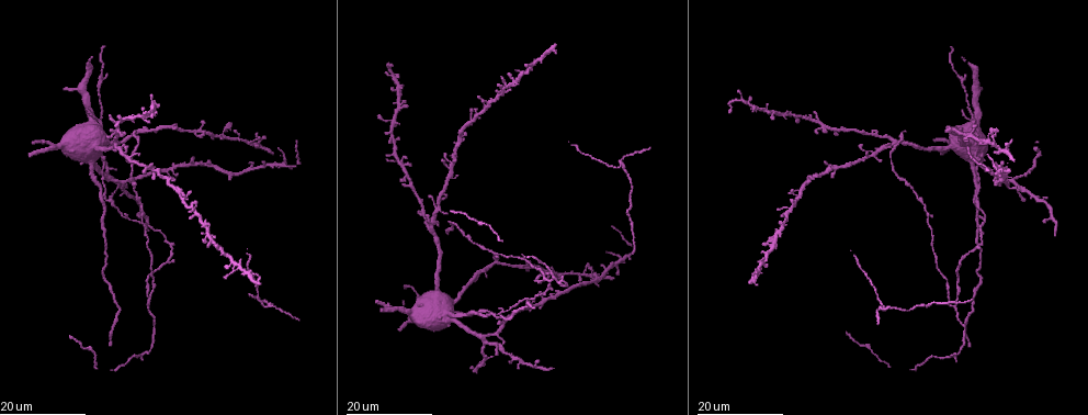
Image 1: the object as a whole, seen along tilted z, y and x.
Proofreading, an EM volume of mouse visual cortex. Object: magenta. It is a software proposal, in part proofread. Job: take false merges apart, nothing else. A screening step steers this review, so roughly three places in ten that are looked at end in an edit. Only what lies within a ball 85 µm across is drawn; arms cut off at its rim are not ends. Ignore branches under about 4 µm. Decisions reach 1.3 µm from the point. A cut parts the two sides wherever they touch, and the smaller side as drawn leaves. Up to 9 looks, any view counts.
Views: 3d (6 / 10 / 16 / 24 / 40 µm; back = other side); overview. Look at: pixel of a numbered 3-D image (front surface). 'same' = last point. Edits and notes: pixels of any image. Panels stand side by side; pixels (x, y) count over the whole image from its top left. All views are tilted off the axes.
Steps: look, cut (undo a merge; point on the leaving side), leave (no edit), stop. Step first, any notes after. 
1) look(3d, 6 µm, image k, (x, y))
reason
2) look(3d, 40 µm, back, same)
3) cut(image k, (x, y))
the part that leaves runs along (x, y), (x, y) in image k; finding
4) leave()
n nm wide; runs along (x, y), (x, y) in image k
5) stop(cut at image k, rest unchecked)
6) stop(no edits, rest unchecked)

look(3d, 24 µm, image 1, (963, 83))
thick turns thin

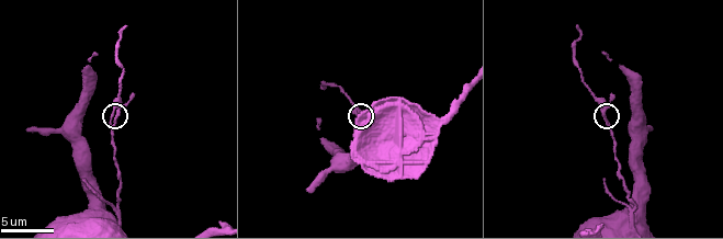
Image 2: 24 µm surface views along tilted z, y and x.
look(3d, 6 µm, image 2, (605, 113))
zoom in

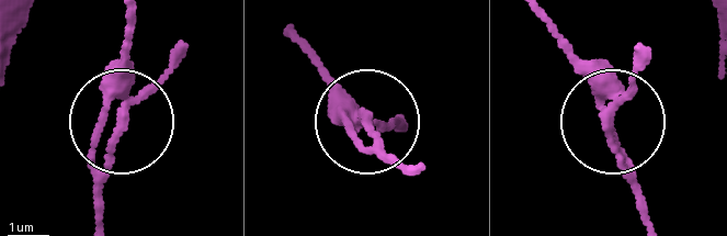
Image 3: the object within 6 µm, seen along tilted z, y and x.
leave()
220 nm wide; runs along (100, 221), (126, 105), (127, 27) in image 3; continuous, no second cell

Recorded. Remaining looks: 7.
look(3d, 16 µm, image 1, (104, 193))
four-way junction

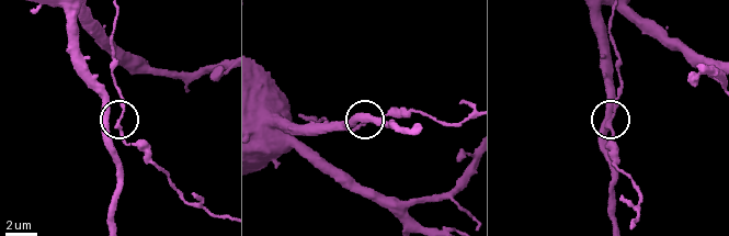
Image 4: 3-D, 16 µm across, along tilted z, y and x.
look(3d, 6 µm, image 4, (609, 124))

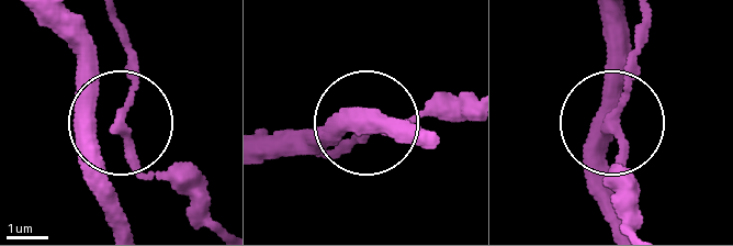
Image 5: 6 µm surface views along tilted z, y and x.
leave()
4 arms; all the same cell

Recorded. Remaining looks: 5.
look(3d, 16 µm, image 1, (436, 207))
four arms meet

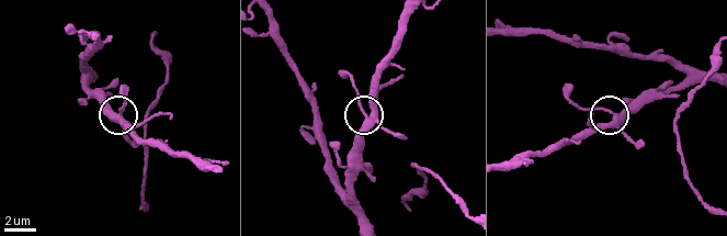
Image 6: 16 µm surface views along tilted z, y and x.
look(3d, 10 µm, image 6, (616, 120))
closer look

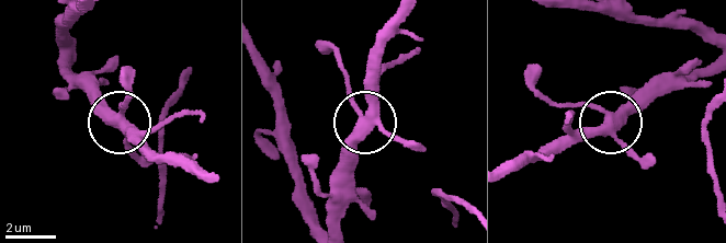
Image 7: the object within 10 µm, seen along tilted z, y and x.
leave()
4 arms; runs along (713, 74), (654, 80), (610, 118), (554, 100) in image 7; all the same cell

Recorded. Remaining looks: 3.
look(3d, 16 µm, image 1, (121, 185))
arms part here

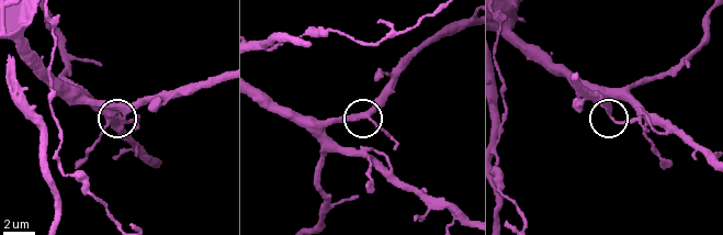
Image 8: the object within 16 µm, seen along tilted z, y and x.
look(3d, 10 µm, image 8, (124, 117))
zoom in

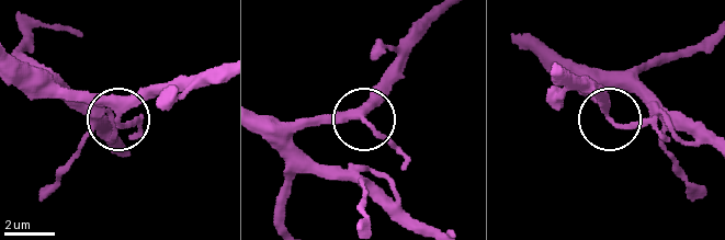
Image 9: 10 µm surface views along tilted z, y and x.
leave()
3 arms; runs along (13, 61), (54, 87), (88, 91), (136, 130) in image 9; all the same cell

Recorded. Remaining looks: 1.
stop(no edits, rest unchecked)

